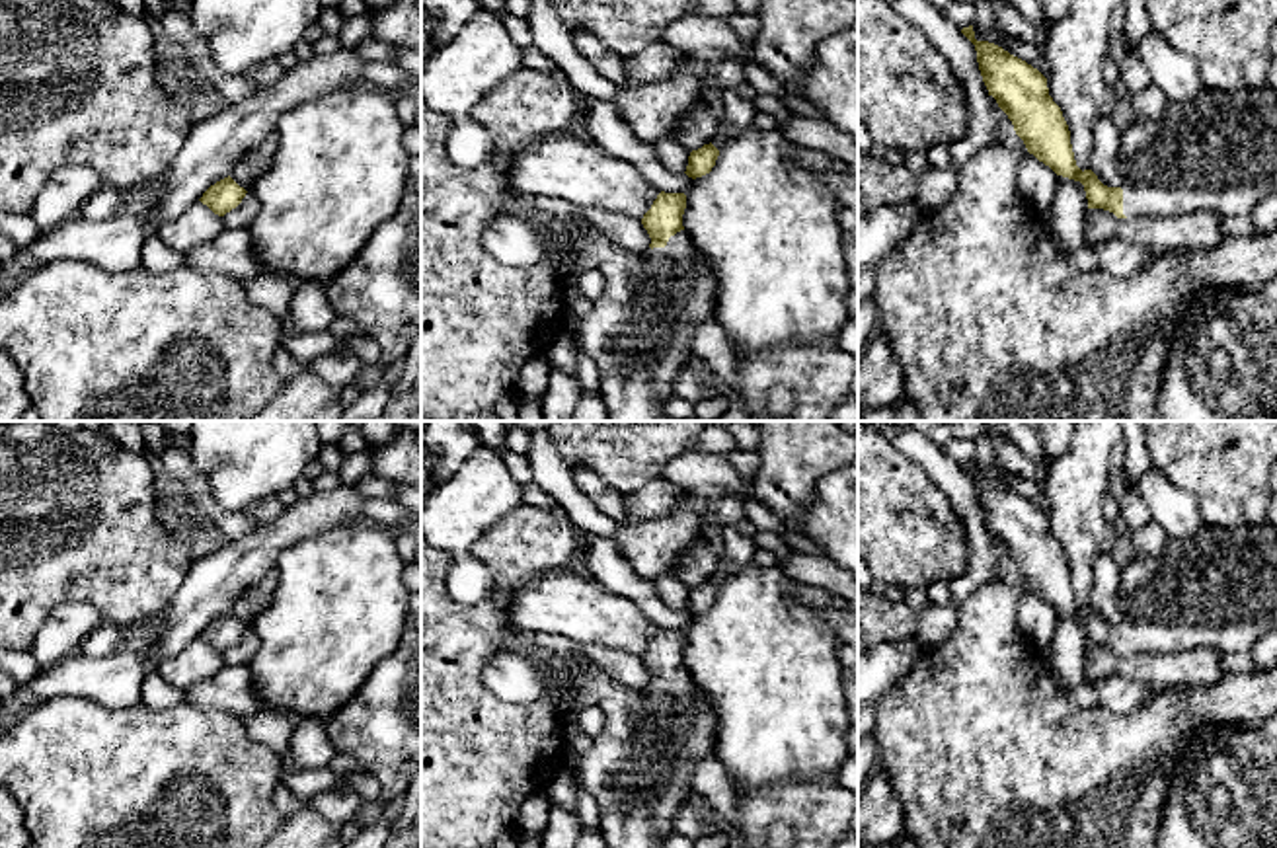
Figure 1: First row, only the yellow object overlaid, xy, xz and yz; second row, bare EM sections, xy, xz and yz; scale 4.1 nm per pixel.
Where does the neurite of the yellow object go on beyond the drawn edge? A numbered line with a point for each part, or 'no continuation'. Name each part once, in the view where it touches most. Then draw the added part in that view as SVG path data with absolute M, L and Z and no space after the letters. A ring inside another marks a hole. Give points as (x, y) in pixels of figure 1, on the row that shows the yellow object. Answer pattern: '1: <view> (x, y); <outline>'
1: xz (640, 332); M589 226L567 244L567 263L573 271L597 269L604 277L593 310L577 318L577 331L599 366L608 421L671 421L667 402L675 396L675 380L692 359L698 328L716 316L714 267L686 230L671 236L665 248L632 251Z

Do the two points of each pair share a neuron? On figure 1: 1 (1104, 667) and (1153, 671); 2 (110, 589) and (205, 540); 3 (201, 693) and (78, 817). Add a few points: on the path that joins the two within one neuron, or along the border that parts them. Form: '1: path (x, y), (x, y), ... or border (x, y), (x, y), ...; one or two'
1: path (1116, 667), (1141, 667); one
2: border (176, 527), (193, 539), (197, 552); two
3: border (184, 700), (199, 708), (234, 714); two

